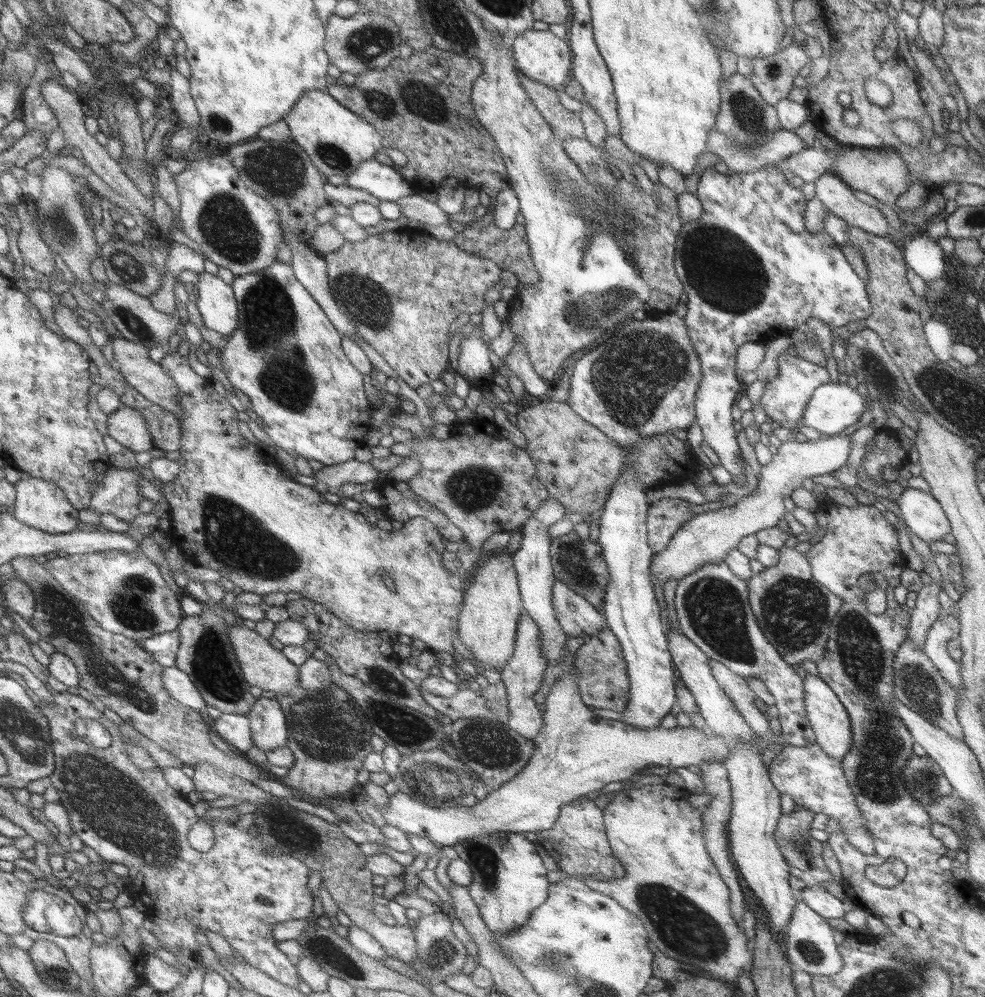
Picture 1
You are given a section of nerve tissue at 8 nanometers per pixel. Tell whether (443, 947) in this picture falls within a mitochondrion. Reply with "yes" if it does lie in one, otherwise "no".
yes

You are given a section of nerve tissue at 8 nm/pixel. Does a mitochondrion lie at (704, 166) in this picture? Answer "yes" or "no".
no

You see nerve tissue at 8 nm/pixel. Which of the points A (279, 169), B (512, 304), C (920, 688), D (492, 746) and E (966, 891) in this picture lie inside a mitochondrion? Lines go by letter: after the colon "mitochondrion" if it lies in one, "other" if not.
A: mitochondrion
B: other
C: mitochondrion
D: mitochondrion
E: other

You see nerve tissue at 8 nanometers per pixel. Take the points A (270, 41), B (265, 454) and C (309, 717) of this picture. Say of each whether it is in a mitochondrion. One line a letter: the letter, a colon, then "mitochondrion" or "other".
A: other
B: other
C: mitochondrion

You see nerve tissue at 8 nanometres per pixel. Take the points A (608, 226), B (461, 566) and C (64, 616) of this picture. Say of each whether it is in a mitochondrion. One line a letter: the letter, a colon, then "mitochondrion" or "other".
A: mitochondrion
B: other
C: mitochondrion

